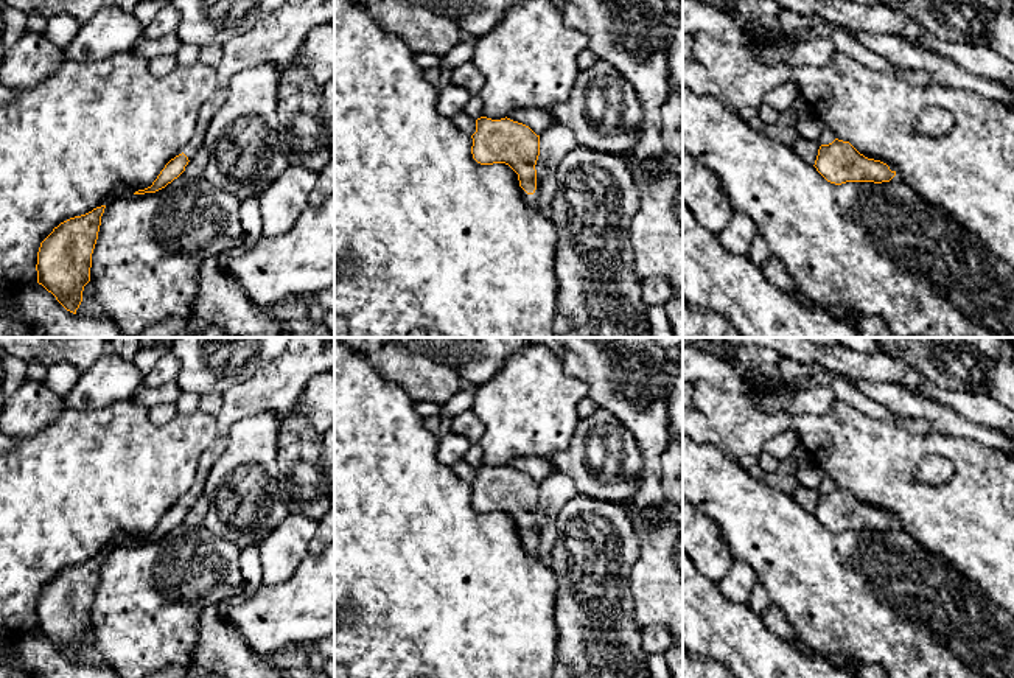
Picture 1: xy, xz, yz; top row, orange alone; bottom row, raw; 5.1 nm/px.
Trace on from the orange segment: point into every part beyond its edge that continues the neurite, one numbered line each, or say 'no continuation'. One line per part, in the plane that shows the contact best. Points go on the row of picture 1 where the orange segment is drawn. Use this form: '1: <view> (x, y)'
1: xz (532, 201)

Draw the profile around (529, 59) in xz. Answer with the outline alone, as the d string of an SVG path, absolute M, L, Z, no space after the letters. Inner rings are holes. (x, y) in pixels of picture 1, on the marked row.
M519 0L482 37L477 37L471 62L484 75L485 84L479 92L484 117L505 118L516 109L551 110L563 103L580 72L577 56L588 48L585 31L569 26L565 12L552 0Z

